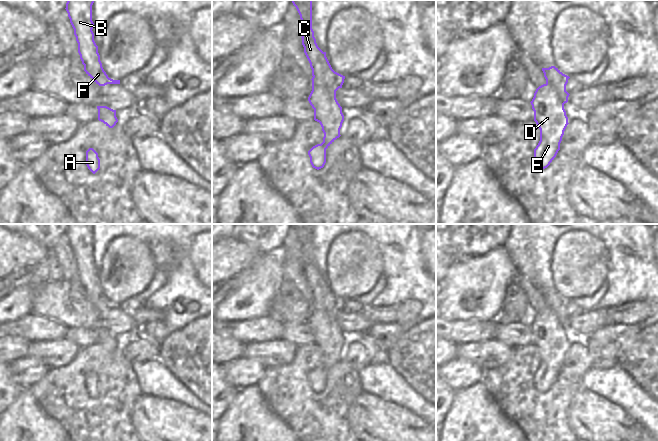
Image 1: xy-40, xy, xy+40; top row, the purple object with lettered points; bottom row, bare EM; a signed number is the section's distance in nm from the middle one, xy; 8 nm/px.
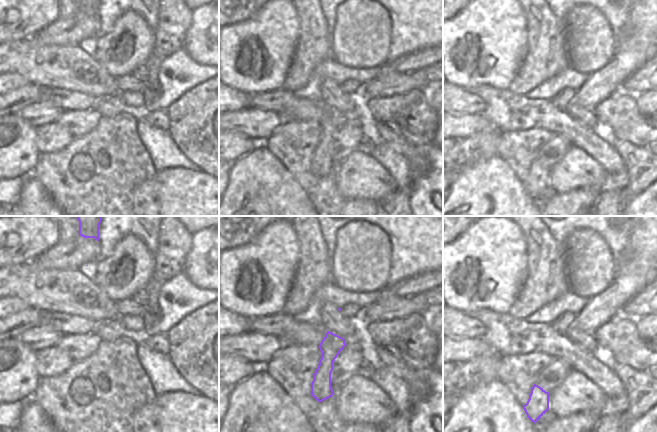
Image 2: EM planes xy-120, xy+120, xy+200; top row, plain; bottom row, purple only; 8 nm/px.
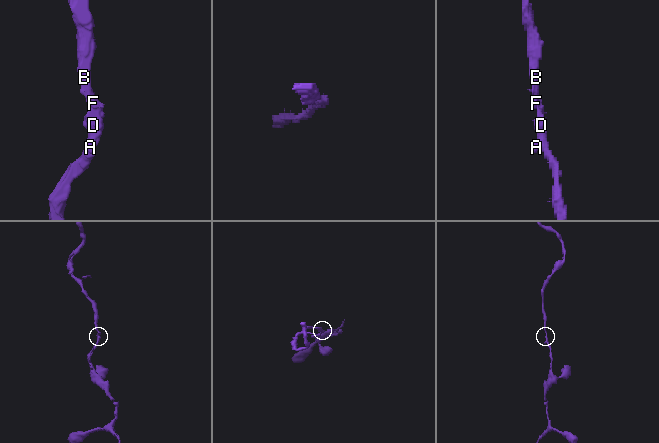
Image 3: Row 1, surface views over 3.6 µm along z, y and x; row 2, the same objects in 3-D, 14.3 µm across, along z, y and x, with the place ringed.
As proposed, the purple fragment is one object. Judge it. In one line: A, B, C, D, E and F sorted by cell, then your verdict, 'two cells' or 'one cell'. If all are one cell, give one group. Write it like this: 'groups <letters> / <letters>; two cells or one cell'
groups A B C D E F; one cell

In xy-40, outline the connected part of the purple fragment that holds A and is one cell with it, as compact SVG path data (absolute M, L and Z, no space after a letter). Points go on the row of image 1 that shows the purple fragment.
M89 148L86 151L86 165L93 174L100 169L100 159L93 148Z

